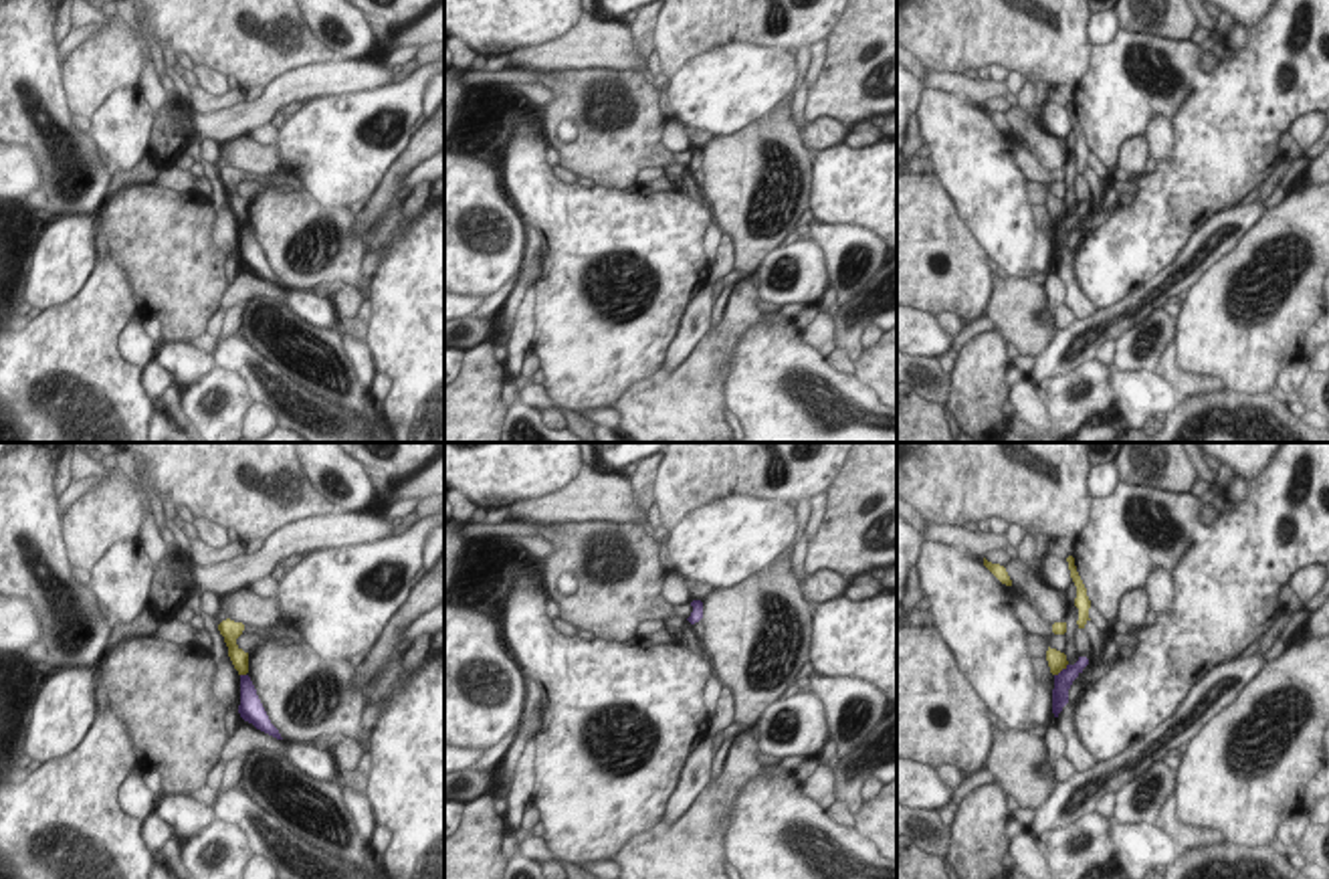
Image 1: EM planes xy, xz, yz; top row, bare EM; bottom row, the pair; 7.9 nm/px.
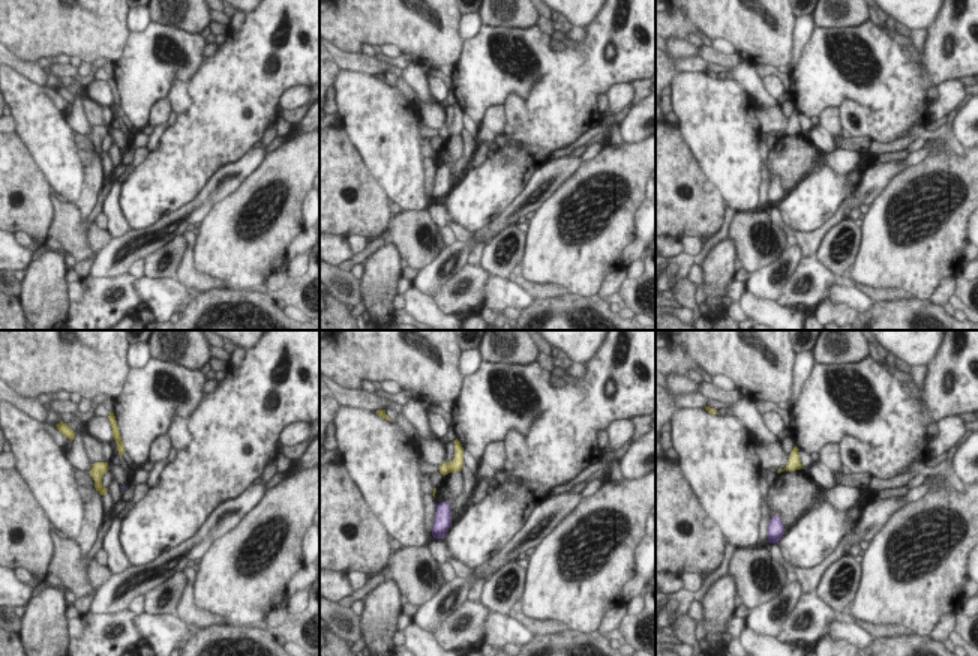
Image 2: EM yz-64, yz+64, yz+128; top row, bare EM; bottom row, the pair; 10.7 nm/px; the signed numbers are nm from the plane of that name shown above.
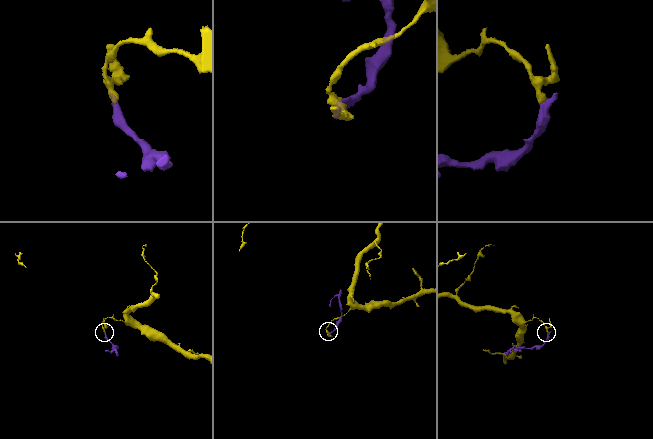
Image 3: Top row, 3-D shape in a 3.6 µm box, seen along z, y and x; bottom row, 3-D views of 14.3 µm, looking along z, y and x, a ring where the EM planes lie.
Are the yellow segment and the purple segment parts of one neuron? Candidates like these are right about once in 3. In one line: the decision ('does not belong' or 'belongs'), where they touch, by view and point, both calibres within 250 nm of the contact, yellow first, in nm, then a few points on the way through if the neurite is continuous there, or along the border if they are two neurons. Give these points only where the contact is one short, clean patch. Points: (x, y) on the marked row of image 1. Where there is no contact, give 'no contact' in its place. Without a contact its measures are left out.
does not belong; contact yz (1061, 669); calibres 160 and 140 nm; border yz (1067, 663), (1055, 675)

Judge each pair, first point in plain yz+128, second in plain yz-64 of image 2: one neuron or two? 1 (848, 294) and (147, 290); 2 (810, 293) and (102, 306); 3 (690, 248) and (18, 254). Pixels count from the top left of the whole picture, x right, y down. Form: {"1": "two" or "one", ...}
{"1": "one", "2": "one", "3": "two"}

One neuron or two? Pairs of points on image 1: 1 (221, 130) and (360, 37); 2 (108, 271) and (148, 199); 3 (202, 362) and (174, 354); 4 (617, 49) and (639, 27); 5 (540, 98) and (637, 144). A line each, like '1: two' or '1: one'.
1: two
2: two
3: one
4: two
5: two

